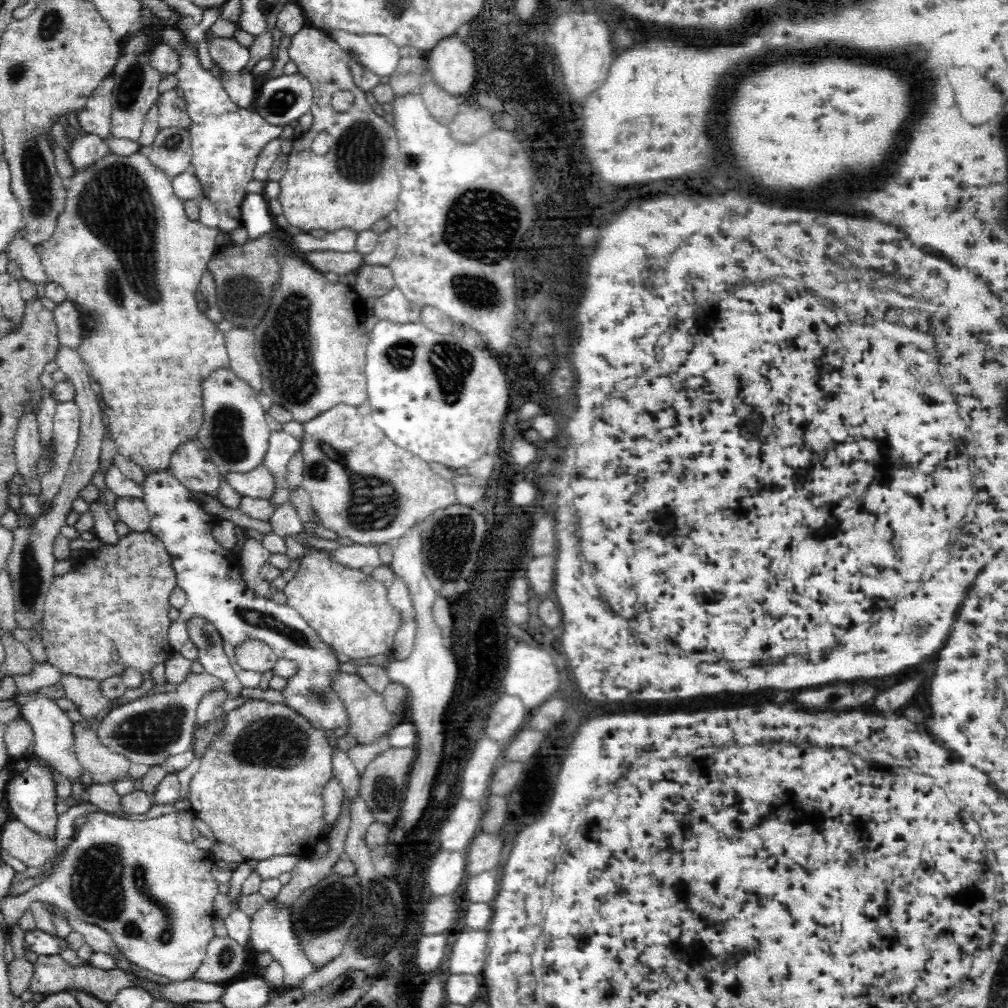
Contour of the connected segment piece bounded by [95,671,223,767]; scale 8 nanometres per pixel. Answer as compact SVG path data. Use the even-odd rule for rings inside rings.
M190 671L174 692L147 694L129 704L119 706L107 714L96 726L99 741L112 752L125 756L131 764L156 766L169 756L176 756L191 748L196 714L204 694L223 688L222 680L206 673Z

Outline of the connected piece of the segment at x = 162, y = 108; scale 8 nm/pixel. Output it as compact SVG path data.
M178 86L160 94L157 106L160 129L166 130L167 127L174 127L189 131L192 128L182 90Z

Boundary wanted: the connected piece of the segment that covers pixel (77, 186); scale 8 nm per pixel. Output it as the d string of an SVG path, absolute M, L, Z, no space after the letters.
M139 150L130 156L121 156L117 153L103 155L102 158L91 163L90 166L74 173L66 181L66 184L66 206L63 207L62 214L58 216L58 224L53 235L46 242L41 243L40 262L44 267L47 281L62 286L66 291L67 298L73 303L78 302L81 306L79 313L85 337L77 351L92 381L98 382L101 386L98 395L102 403L108 406L108 410L104 410L106 416L108 416L106 425L110 428L117 452L128 460L135 462L145 474L167 470L174 450L182 442L196 439L202 422L204 422L202 382L206 381L210 374L217 372L219 369L231 369L230 357L228 357L226 344L224 344L224 332L220 332L218 326L198 310L198 300L196 300L196 290L199 290L199 282L203 272L207 269L206 266L209 264L210 258L215 254L216 237L221 230L219 228L210 230L199 221L188 219L185 214L184 201L176 196L173 191L173 184L166 177L164 171L154 166L153 162L150 162L146 150Z

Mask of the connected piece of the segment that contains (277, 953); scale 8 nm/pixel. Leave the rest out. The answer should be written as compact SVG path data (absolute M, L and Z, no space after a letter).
M266 899L257 912L250 918L250 946L259 954L268 953L273 960L278 960L283 968L283 984L288 989L298 989L302 980L318 972L319 967L314 967L306 957L298 936L294 933L292 906L281 902L280 899Z

